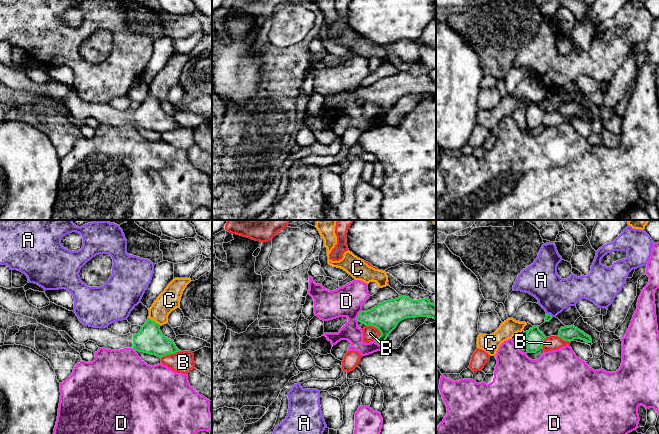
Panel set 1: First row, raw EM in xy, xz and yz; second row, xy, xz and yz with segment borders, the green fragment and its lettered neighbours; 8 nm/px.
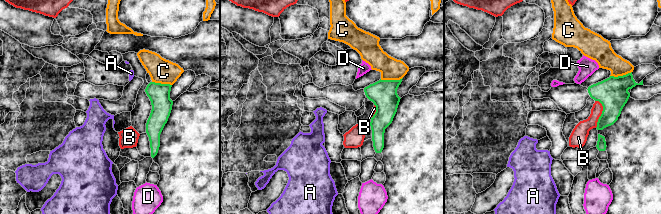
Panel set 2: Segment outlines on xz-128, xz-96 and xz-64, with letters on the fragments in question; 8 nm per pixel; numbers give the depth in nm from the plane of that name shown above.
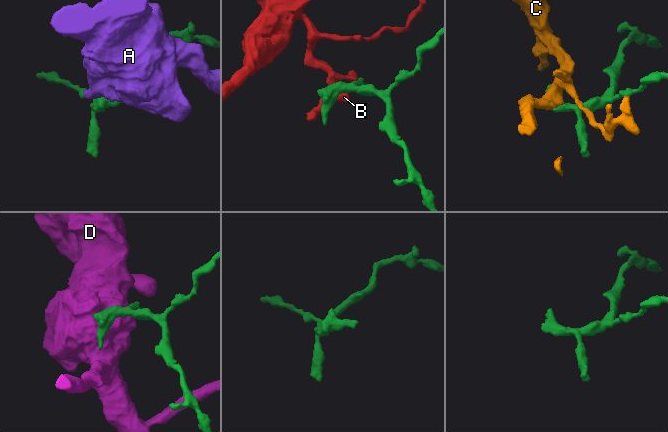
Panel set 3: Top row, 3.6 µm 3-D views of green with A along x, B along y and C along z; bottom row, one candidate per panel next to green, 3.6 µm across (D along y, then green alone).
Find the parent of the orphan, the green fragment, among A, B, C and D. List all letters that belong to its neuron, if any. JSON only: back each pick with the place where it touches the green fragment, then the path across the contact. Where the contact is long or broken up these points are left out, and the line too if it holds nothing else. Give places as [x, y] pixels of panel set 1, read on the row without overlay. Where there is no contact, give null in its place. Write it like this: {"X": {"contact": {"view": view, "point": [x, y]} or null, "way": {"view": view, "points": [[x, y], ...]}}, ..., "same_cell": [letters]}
{"same_cell": []}

